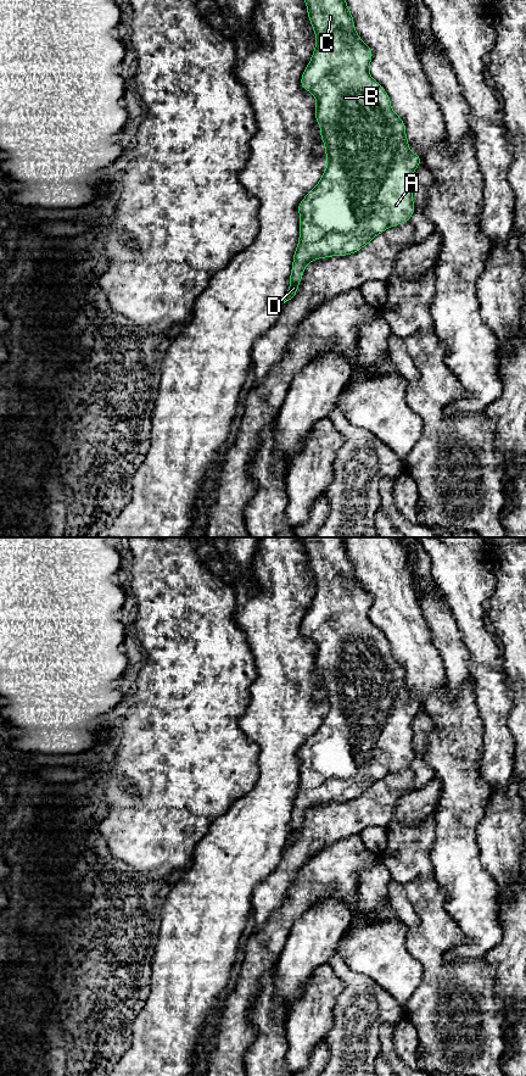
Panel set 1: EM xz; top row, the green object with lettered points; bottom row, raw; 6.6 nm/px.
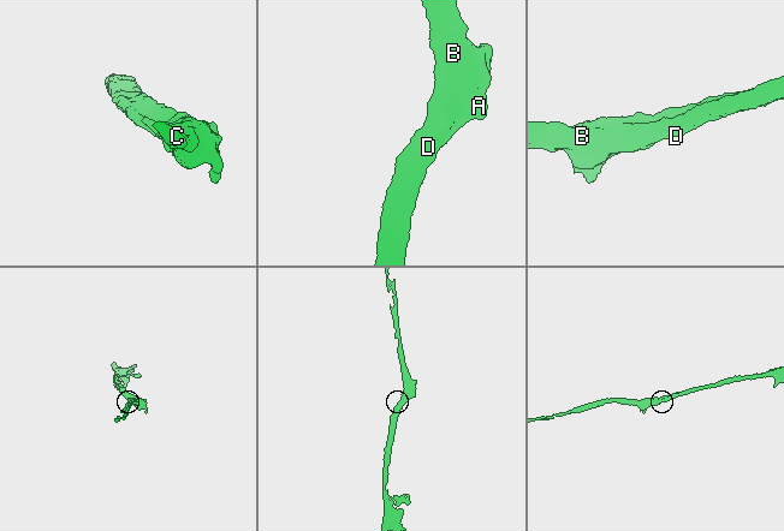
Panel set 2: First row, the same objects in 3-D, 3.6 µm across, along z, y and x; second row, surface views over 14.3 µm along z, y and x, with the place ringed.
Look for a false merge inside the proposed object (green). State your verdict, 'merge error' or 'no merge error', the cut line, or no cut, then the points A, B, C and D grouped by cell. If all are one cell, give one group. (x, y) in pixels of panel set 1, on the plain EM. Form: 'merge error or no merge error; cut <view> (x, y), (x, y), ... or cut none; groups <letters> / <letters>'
no merge error; cut none; groups A B C D

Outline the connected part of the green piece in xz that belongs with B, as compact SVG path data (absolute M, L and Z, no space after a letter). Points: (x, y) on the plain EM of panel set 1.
M300 537L300 540L306 547L309 568L317 582L314 598L301 623L301 632L315 642L315 665L321 674L320 685L325 690L328 712L320 727L297 753L301 760L300 786L293 799L290 834L284 849L296 841L304 813L310 807L358 798L387 774L410 766L415 756L412 721L421 709L420 701L409 697L405 669L393 658L388 640L369 619L373 596L363 589L354 575L345 537Z

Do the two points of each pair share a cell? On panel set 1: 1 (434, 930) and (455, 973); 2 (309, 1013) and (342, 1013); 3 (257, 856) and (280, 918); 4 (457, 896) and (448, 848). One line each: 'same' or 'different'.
1: same
2: different
3: different
4: same

